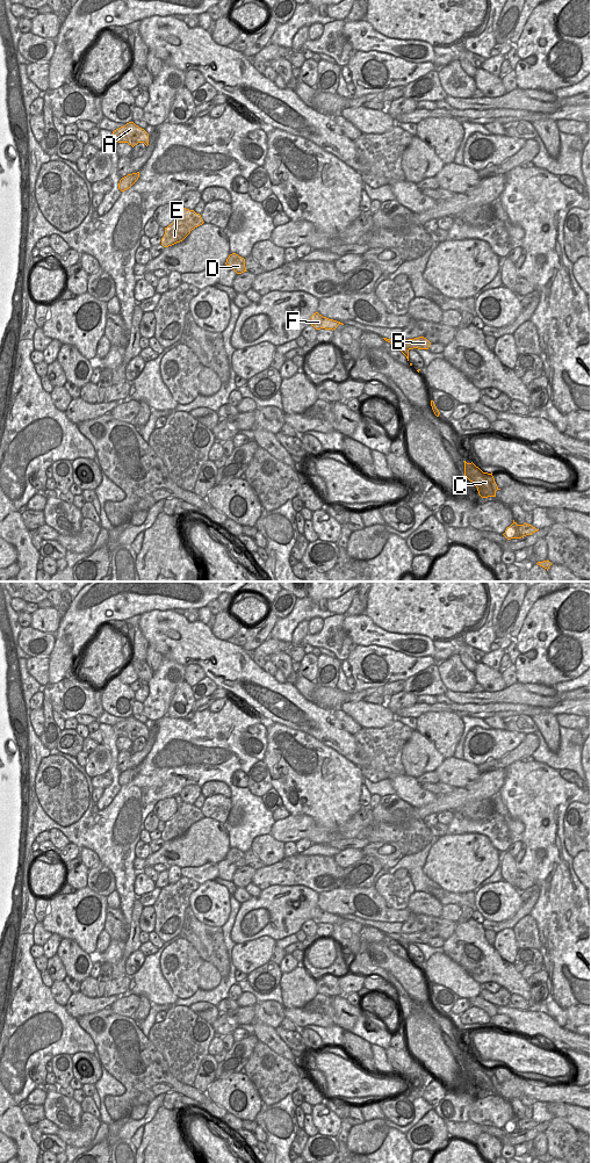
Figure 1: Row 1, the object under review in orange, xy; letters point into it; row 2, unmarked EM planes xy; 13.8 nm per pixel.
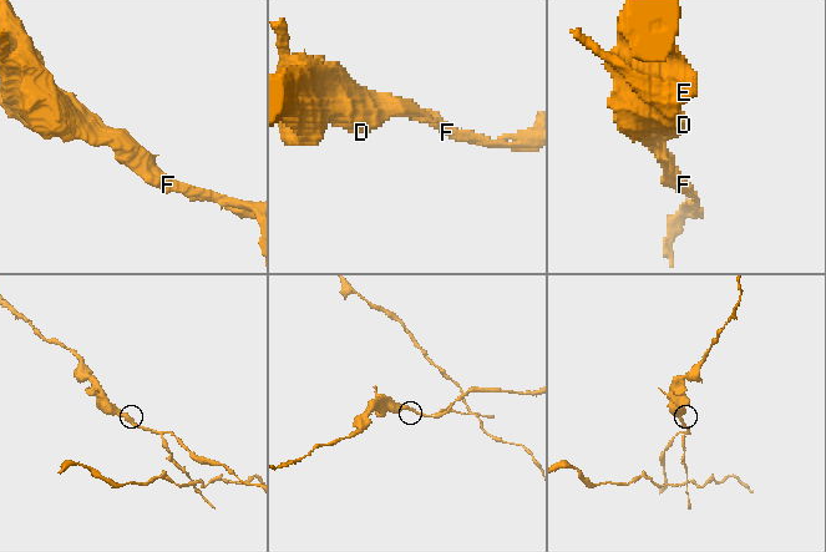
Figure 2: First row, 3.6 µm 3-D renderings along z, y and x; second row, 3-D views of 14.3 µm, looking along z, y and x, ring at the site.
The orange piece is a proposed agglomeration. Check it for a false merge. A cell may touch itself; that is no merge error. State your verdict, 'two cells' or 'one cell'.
two cells

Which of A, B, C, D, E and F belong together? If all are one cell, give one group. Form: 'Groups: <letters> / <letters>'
Groups: A B D E F / C.

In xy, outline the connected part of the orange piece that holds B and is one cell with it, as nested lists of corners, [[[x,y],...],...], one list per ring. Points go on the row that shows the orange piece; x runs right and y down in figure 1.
[[[424,337],[409,339],[409,340],[401,339],[401,341],[402,341],[402,347],[408,349],[413,349],[413,348],[428,349],[431,345],[431,342]]]

